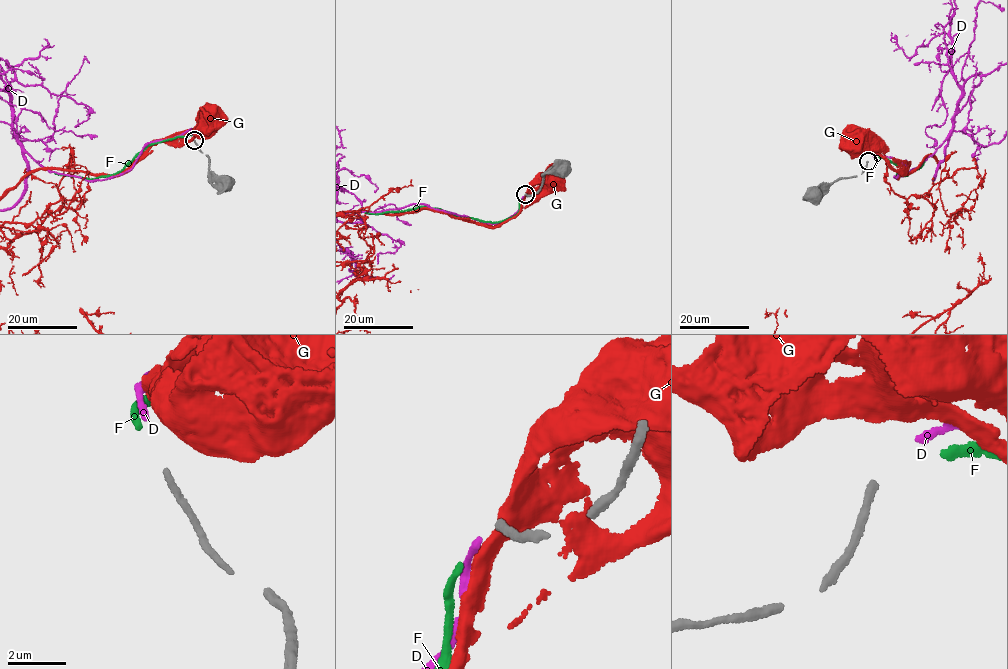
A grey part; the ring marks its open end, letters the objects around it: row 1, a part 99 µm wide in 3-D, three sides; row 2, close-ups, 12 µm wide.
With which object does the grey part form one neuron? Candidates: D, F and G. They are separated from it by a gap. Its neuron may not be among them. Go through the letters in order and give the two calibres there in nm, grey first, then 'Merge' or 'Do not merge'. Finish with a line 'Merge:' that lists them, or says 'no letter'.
D: Thickness 260 nm (grey) against 240 nm. Merge
F: Thickness 260 nm (grey) against 260 nm. Do not merge
G: Thickness 260 nm (grey) against 700 nm. Do not merge
Merge: D

